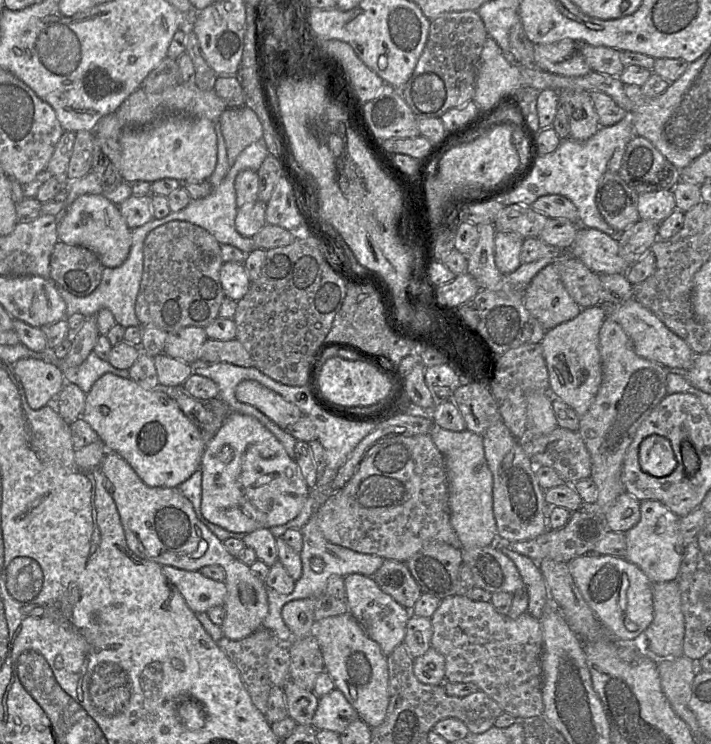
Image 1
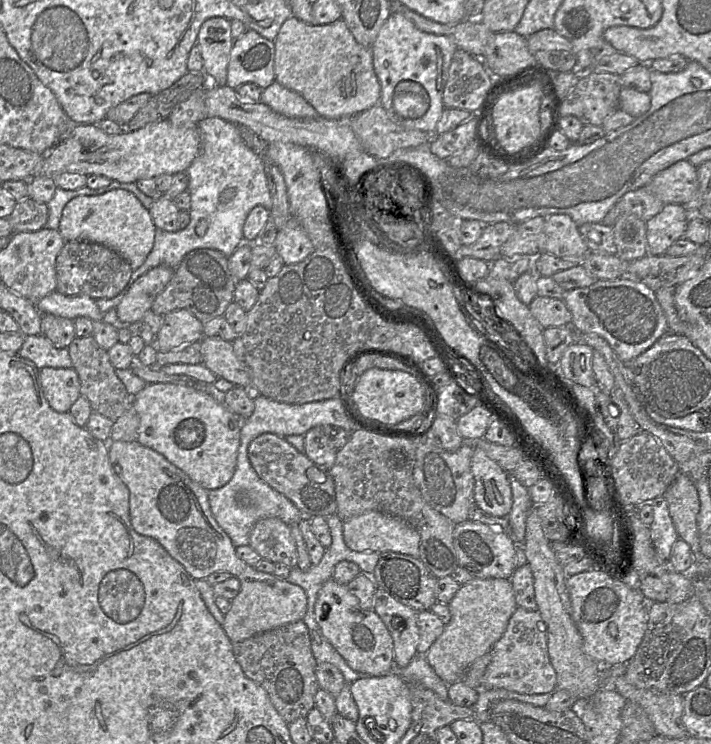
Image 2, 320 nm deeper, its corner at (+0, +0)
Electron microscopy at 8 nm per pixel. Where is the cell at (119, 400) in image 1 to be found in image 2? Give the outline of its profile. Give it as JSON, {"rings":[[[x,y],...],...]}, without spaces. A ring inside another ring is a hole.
{"rings":[[[149,383],[133,396],[132,406],[140,421],[136,439],[139,443],[163,455],[206,490],[218,489],[231,480],[236,468],[244,419],[224,403],[196,389],[193,383]]]}

